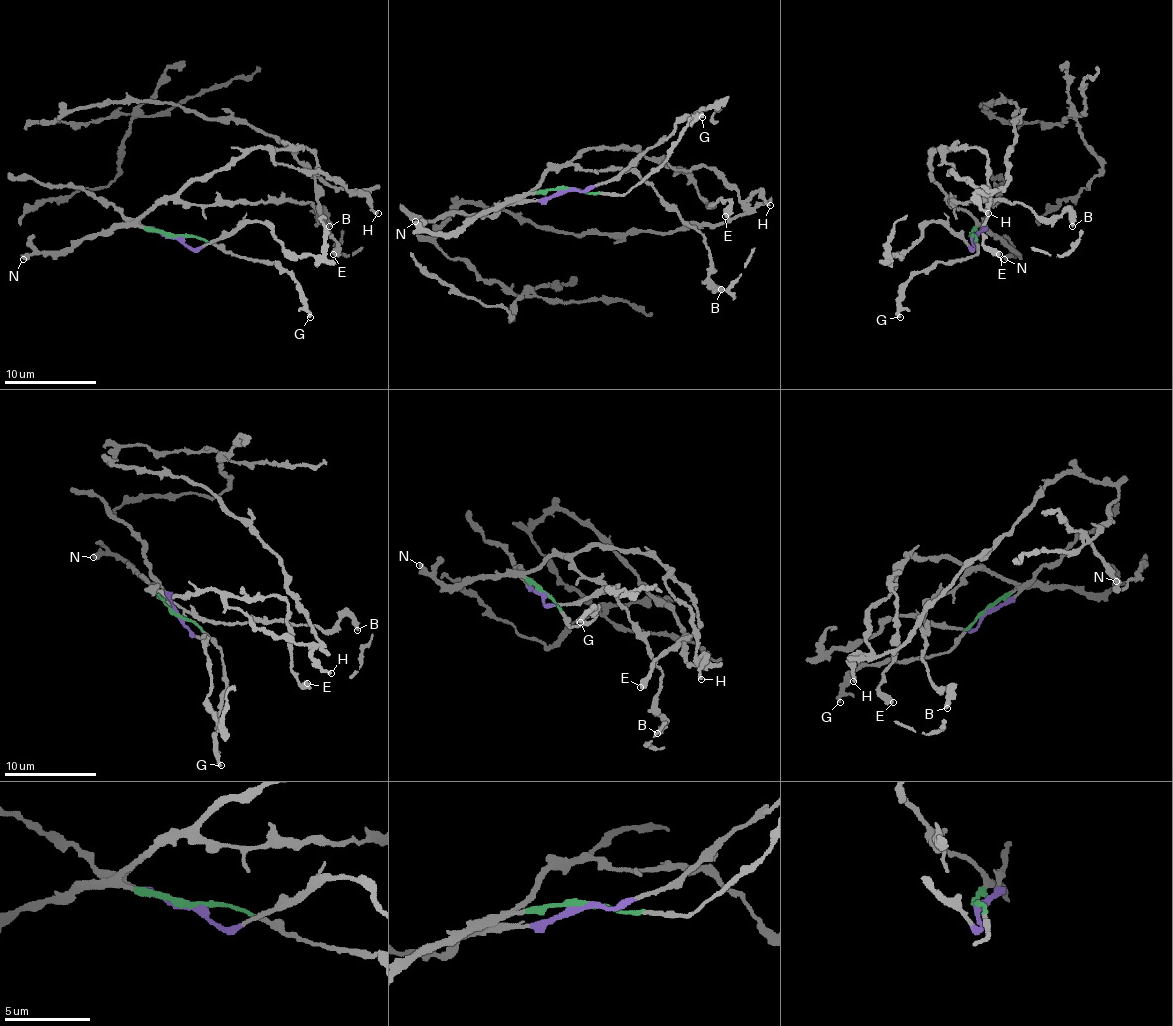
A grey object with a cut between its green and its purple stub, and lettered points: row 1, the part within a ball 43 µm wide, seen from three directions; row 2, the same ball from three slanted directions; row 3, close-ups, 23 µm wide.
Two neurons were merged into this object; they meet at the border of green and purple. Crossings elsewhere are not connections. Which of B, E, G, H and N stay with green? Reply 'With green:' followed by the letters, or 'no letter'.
With green: B, E, G, H, N

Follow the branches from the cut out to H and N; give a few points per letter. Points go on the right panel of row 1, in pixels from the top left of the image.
H: (972, 236), (975, 220), (931, 178), (931, 158), (940, 148), (949, 169), (984, 192), (977, 197), (988, 213)
N: (972, 236), (977, 227), (984, 227), (1016, 252), (1005, 259)

